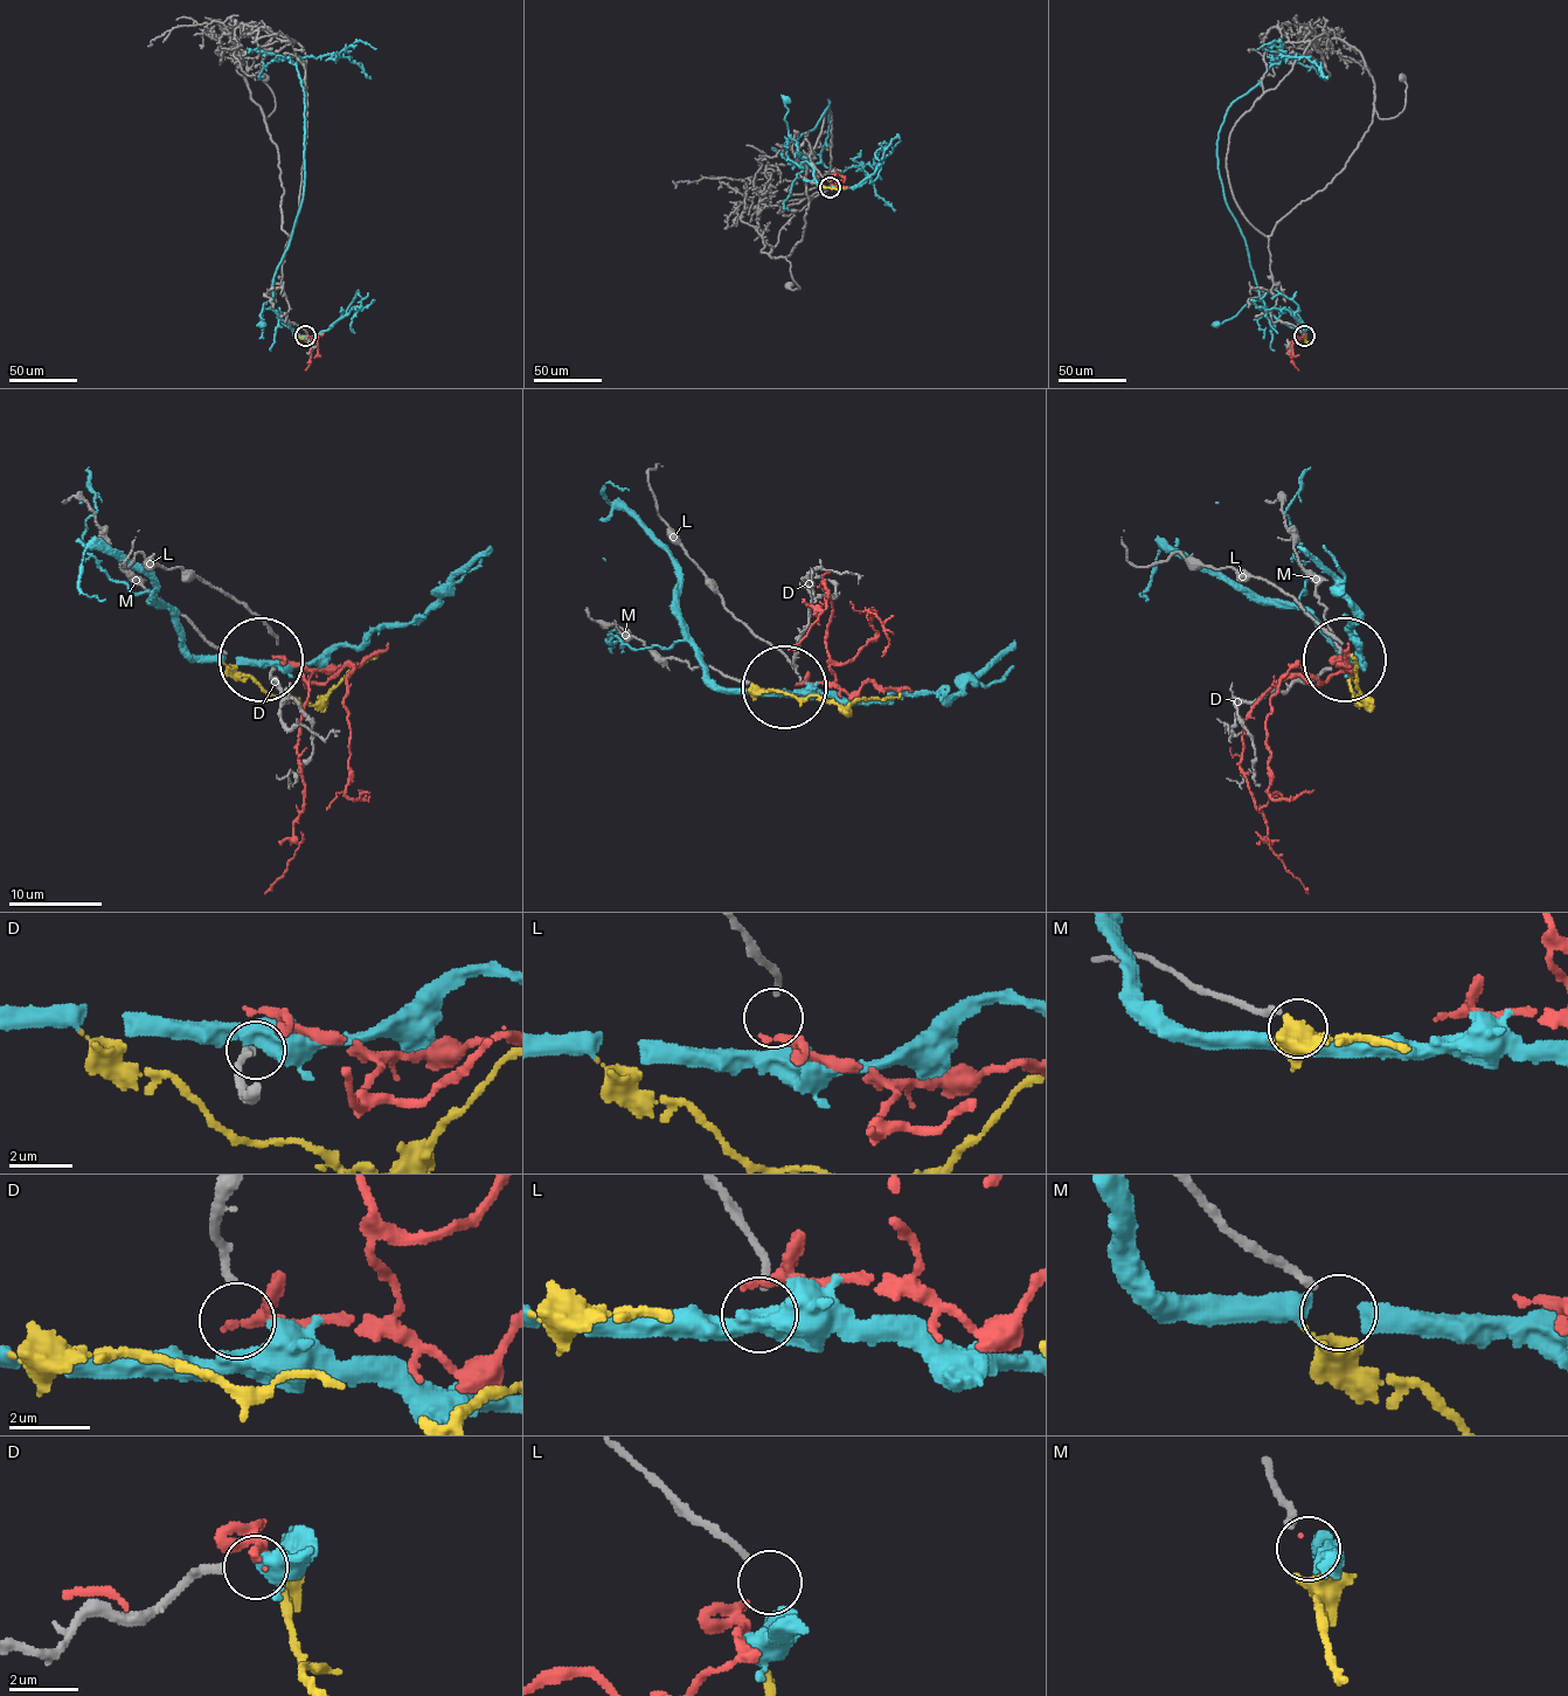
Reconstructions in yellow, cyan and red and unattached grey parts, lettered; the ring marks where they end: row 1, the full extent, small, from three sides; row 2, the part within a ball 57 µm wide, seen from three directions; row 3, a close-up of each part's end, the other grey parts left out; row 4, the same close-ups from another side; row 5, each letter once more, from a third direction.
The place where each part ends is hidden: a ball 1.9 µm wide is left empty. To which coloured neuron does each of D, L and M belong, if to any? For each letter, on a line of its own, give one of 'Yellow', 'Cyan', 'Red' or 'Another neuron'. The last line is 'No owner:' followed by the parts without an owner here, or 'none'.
D: Cyan
L: Another neuron
M: Another neuron
No owner: L, M

